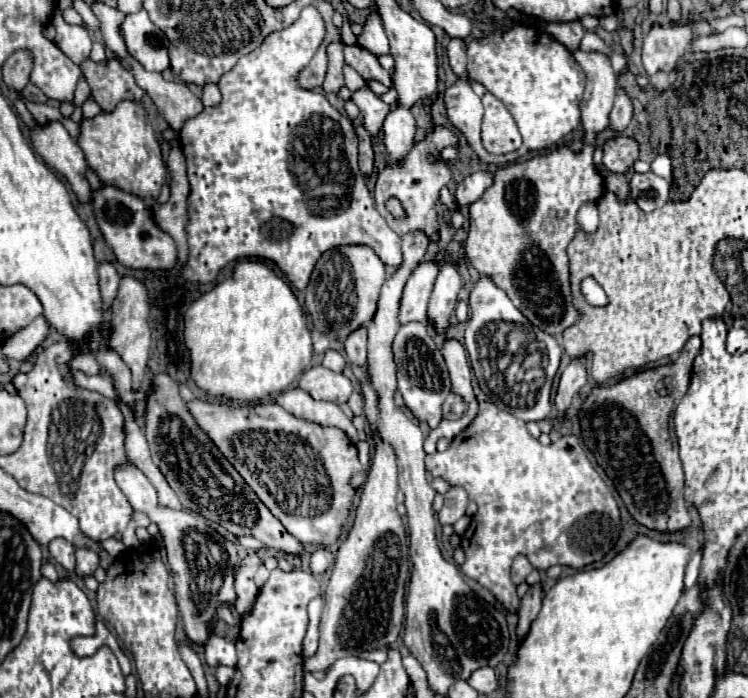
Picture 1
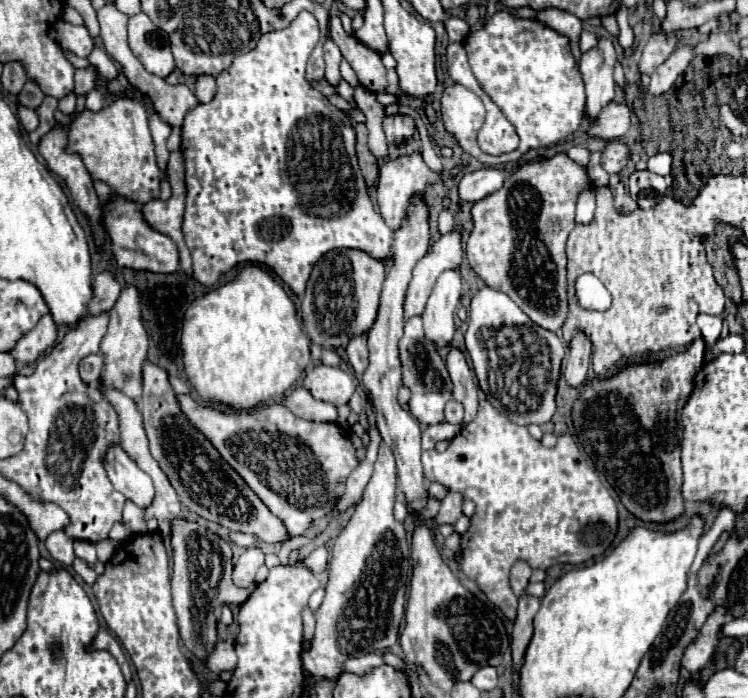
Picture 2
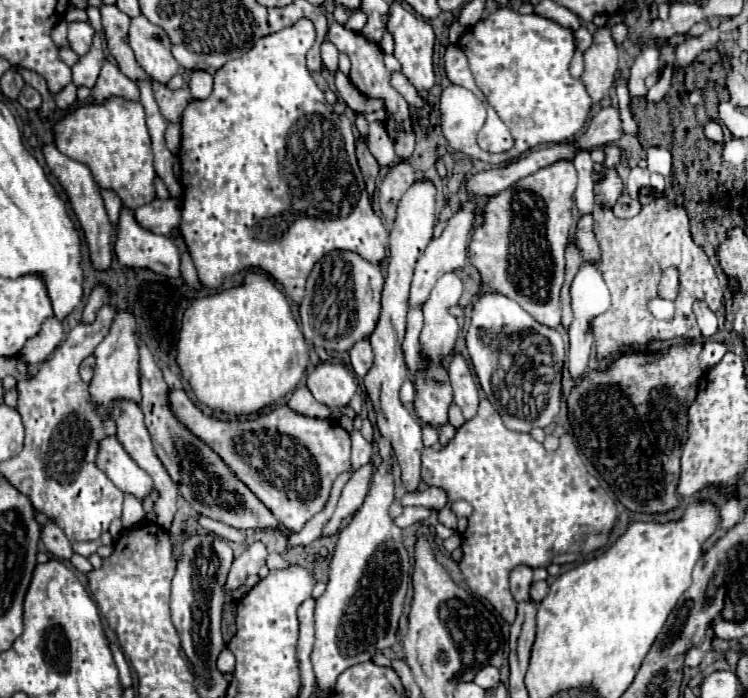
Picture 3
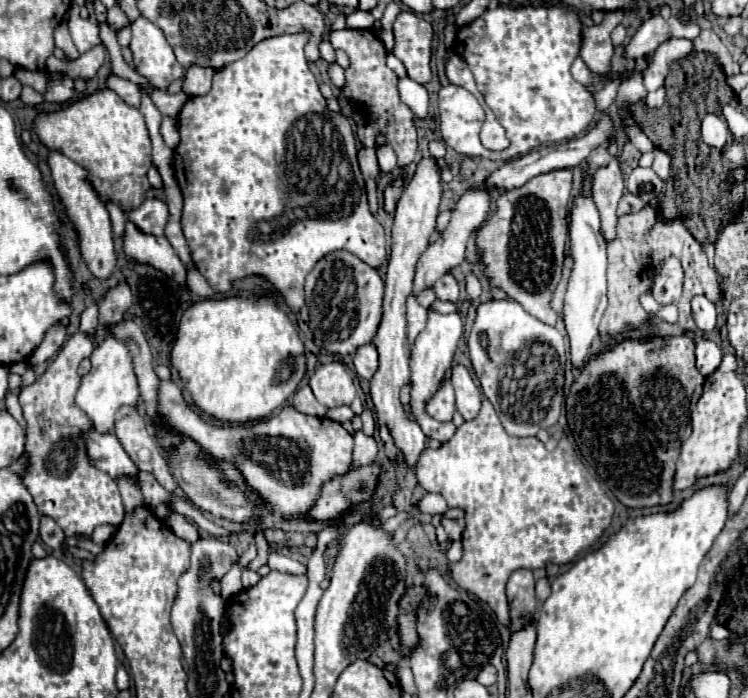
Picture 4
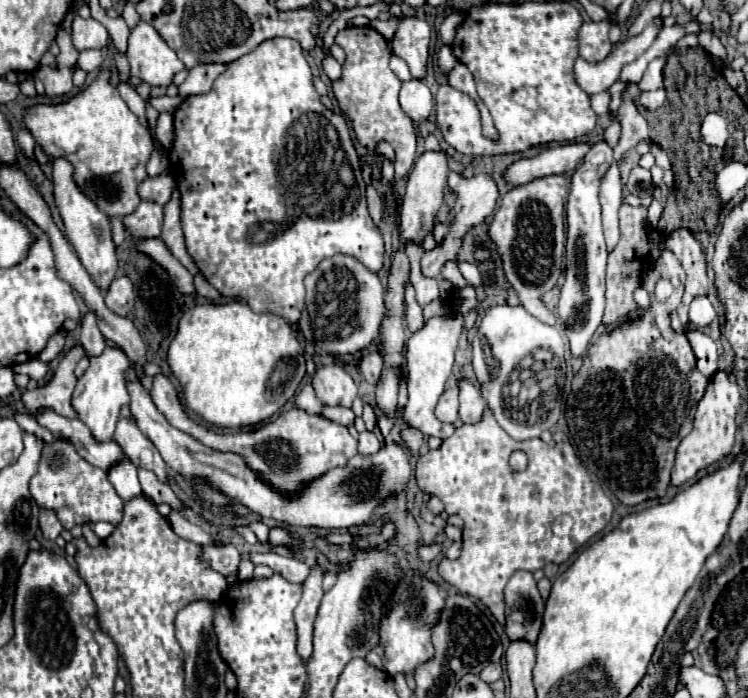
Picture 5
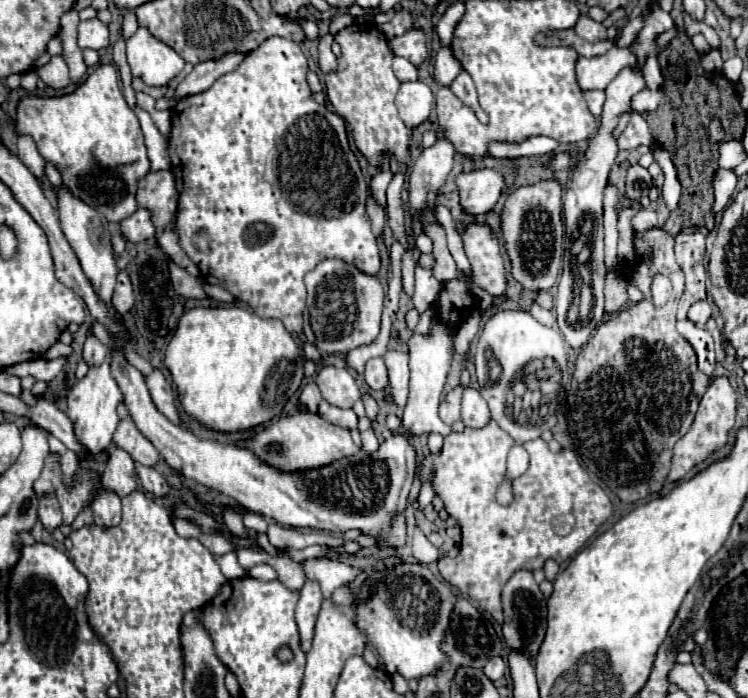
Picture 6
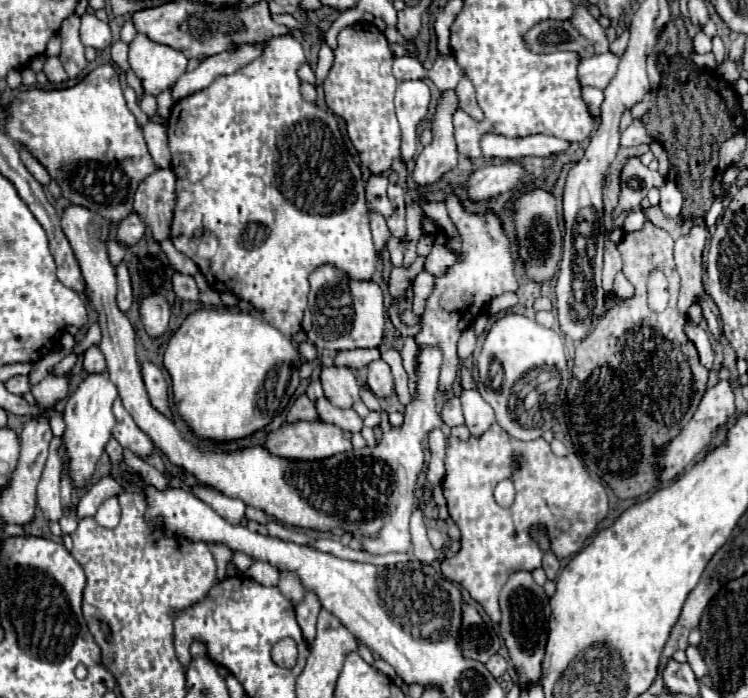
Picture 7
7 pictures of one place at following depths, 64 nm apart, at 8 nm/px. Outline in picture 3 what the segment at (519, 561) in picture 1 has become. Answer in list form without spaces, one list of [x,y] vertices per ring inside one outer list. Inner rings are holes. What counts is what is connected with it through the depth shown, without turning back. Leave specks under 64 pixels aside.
[[[518,566],[510,574],[510,592],[516,602],[530,600],[530,586],[532,586],[532,568]]]

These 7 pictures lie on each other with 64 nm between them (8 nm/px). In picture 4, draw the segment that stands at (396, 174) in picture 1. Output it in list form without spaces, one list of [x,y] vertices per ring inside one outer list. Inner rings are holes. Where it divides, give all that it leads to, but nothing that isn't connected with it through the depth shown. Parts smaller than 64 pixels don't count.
[[[394,182],[392,186],[386,188],[386,192],[384,192],[384,208],[386,208],[386,212],[394,212],[402,188],[404,188],[404,182]]]

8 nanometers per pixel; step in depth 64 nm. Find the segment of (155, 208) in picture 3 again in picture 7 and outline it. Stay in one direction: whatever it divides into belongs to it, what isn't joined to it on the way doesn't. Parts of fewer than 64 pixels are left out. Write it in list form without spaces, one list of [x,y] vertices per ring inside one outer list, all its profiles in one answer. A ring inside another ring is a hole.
[[[130,214],[128,218],[124,218],[118,226],[118,234],[116,234],[116,240],[122,244],[122,246],[134,246],[146,232],[146,224],[140,220],[138,214]]]

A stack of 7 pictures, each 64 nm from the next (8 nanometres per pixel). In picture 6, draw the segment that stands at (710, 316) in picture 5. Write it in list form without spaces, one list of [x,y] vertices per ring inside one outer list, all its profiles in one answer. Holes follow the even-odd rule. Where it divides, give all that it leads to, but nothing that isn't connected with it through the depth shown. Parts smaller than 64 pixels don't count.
[[[696,302],[688,310],[688,318],[694,324],[698,324],[698,326],[700,326],[700,322],[706,322],[710,316],[712,316],[712,310],[710,310],[710,304],[708,302]]]

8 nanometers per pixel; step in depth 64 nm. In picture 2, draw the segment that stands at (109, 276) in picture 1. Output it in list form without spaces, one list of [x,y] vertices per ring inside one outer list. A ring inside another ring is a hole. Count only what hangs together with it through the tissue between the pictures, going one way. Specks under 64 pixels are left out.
[[[96,274],[92,280],[92,300],[88,304],[90,316],[98,316],[102,312],[108,312],[116,304],[116,296],[120,296],[120,284],[108,274]]]

